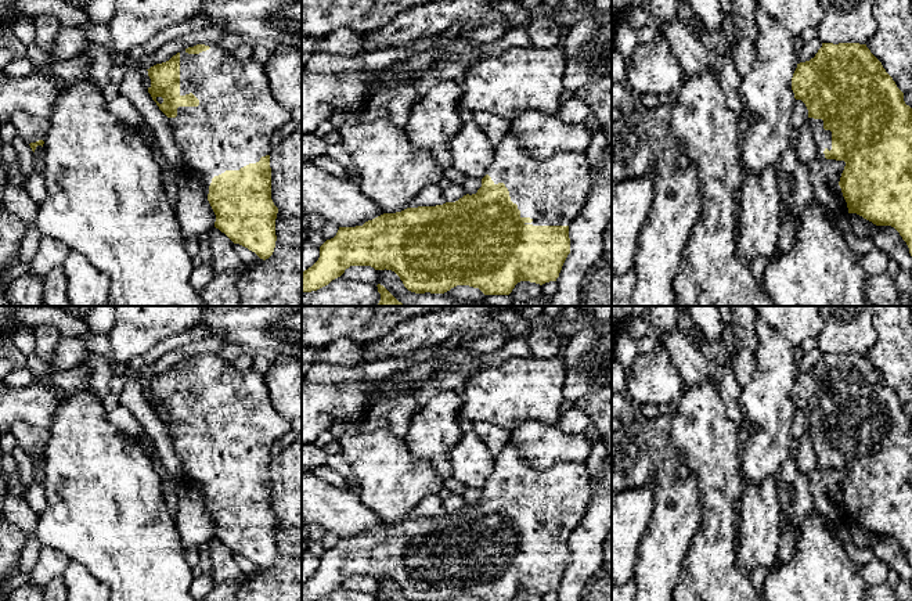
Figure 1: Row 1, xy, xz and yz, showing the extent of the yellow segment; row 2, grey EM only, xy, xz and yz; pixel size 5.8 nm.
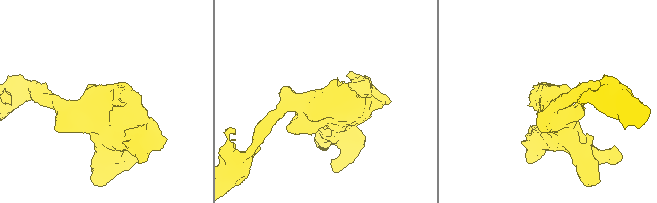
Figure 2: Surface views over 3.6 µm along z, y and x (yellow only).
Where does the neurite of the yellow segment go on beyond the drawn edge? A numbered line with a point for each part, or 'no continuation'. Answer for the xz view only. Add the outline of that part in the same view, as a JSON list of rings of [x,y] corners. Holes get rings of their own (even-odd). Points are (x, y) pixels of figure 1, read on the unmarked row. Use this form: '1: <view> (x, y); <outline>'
1: xz (552, 501); [[[511,440],[495,457],[487,481],[494,494],[504,493],[520,528],[533,536],[570,536],[591,500],[591,476],[581,463],[560,463],[534,469]]]

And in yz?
1: yz (822, 447); [[[808,428],[807,431],[811,435],[814,451],[815,451],[817,460],[818,460],[818,467],[822,469],[826,469],[823,461],[826,458],[829,461],[832,460],[832,442],[823,439],[823,431],[822,429]]]

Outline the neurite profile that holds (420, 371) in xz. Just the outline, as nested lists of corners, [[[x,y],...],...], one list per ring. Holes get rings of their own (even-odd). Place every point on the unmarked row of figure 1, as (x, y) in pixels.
[[[428,360],[411,364],[404,371],[399,371],[394,375],[386,378],[385,381],[389,381],[393,386],[399,388],[405,384],[415,384],[425,381],[428,378],[435,379],[446,368],[448,367],[446,367],[440,360]]]

